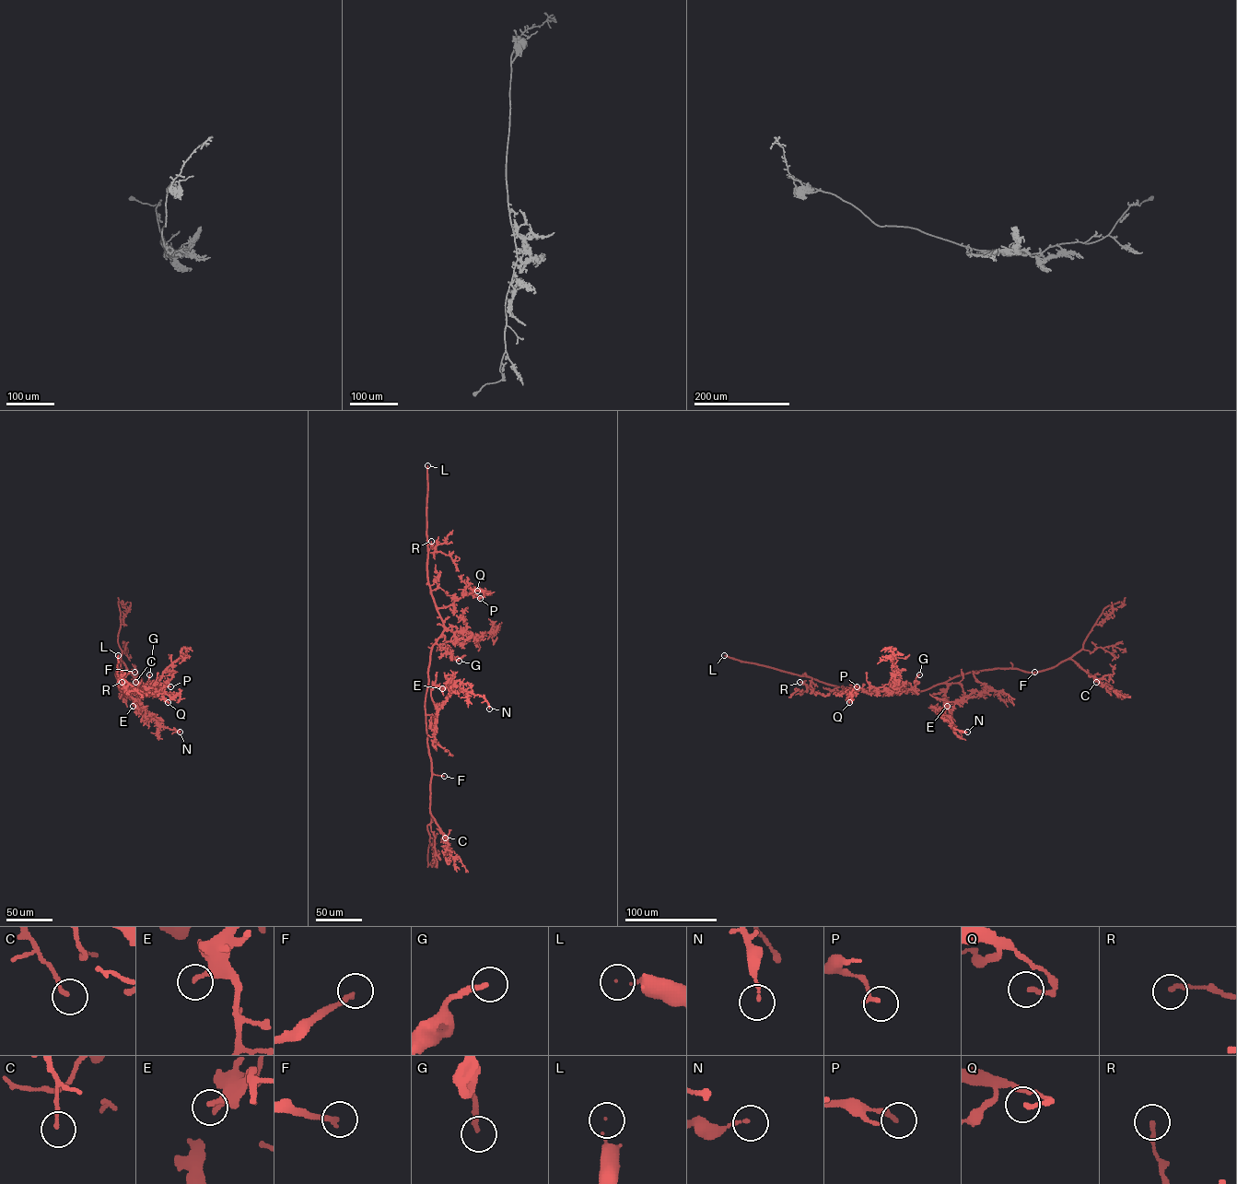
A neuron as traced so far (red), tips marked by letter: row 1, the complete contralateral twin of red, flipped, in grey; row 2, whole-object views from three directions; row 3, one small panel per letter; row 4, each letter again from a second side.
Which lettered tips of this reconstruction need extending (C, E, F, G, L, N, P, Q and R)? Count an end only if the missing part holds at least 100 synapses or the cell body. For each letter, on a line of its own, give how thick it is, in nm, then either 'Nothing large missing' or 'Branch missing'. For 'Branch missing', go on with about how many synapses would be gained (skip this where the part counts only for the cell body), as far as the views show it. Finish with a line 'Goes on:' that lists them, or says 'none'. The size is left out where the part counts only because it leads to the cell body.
C: Thickness 150 nm. Nothing large missing
E: Thickness 240 nm. Nothing large missing
F: Thickness 190 nm. Branch missing. Roughly 120 synapses
G: Thickness 200 nm. Nothing large missing
L: Thickness 30 nm. Branch missing. Roughly 4500 synapses
N: Thickness 130 nm. Nothing large missing
P: Thickness 200 nm. Nothing large missing
Q: Thickness 150 nm. Nothing large missing
R: Thickness 180 nm. Nothing large missing
Goes on: F, L

